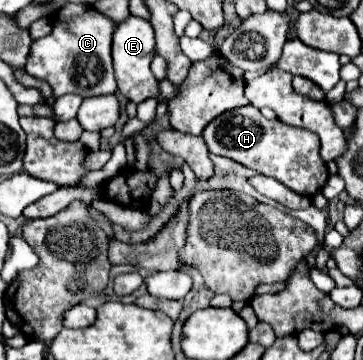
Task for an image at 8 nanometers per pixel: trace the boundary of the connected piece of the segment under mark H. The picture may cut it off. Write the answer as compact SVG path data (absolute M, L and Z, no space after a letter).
M250 104L242 108L234 108L214 118L204 128L202 136L212 154L230 158L246 168L256 170L258 174L272 176L302 196L312 196L320 192L328 180L326 162L322 162L318 154L320 140L314 132L288 126L280 120L268 120L260 114L258 108Z

